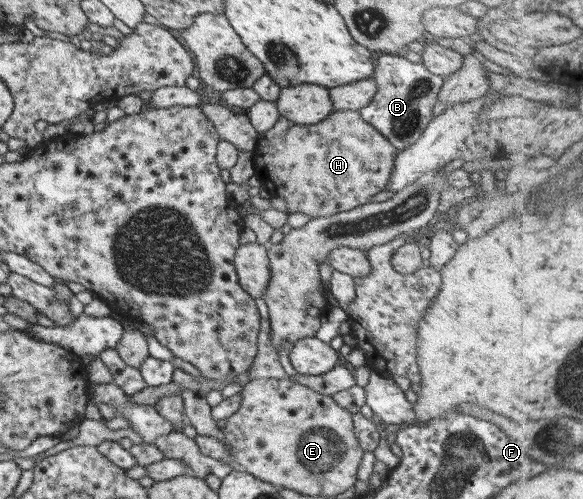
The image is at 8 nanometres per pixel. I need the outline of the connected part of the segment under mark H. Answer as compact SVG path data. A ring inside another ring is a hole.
M333 110L326 118L312 125L296 125L284 117L279 117L268 131L257 134L257 143L252 152L253 175L261 183L261 187L264 187L270 196L283 199L287 212L304 213L311 218L331 216L354 209L386 189L397 153L377 129L359 116L358 110Z

